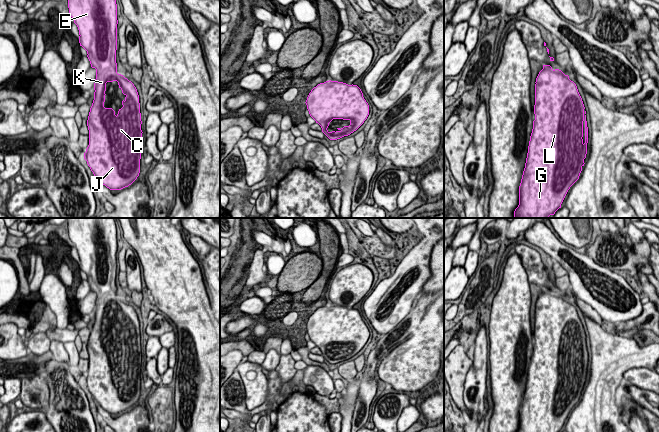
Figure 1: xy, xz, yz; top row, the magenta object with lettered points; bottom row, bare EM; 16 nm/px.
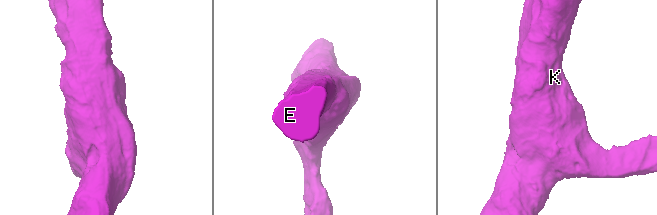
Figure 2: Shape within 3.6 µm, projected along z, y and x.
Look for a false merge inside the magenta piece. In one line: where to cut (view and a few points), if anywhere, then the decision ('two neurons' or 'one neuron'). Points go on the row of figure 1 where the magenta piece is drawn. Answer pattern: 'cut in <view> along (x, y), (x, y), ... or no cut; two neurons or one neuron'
no cut; one neuron

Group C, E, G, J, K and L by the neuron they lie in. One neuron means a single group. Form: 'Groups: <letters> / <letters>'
Groups: C E G J K L

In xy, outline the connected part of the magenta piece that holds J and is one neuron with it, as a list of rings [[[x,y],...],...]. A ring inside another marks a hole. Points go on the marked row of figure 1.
[[[68,0],[69,14],[79,30],[79,43],[87,51],[91,67],[96,69],[94,100],[87,126],[89,145],[84,159],[94,176],[110,190],[121,190],[131,185],[139,176],[141,159],[141,113],[139,95],[134,84],[117,73],[117,4],[116,0]],[[117,81],[126,96],[118,114],[105,108],[106,83]]]

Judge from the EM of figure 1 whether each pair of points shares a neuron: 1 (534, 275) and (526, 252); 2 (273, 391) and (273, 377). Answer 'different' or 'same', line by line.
1: same
2: same

